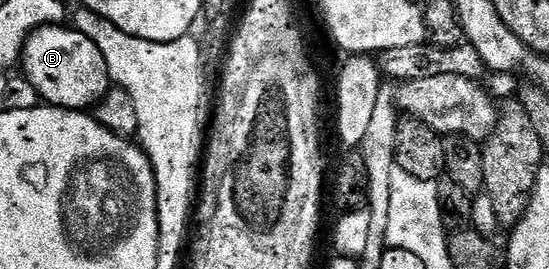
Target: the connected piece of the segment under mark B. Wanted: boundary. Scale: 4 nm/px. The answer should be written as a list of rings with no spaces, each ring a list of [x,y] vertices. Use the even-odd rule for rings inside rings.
[[[68,25],[40,27],[24,42],[22,75],[34,85],[39,98],[49,107],[83,111],[96,107],[110,88],[106,57],[82,32]]]

